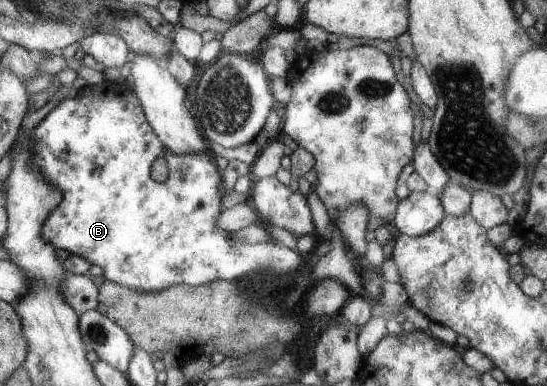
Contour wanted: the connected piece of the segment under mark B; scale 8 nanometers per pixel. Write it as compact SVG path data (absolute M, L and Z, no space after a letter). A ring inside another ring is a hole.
M106 80L102 84L96 86L86 85L74 98L66 98L60 102L31 132L35 133L35 152L37 163L40 168L47 174L48 180L52 180L52 184L60 186L63 190L63 202L59 205L52 216L48 219L47 224L43 228L44 240L48 240L55 245L55 248L66 250L70 256L81 256L84 260L88 260L91 265L100 266L104 270L104 279L114 282L138 292L162 292L166 288L173 285L186 284L189 286L201 286L202 284L212 283L214 280L230 280L235 281L239 277L252 272L269 272L273 276L290 275L296 270L304 270L308 264L308 256L300 254L298 251L290 250L284 245L275 242L266 242L266 244L248 244L248 242L236 242L230 232L220 229L218 226L220 217L220 186L222 186L222 178L218 172L217 165L212 156L202 156L202 154L172 154L168 152L168 148L163 146L152 128L146 121L146 117L140 102L133 89L130 89L122 82L112 82ZM164 158L164 162L168 165L169 176L165 182L155 182L152 180L151 167L158 160Z

